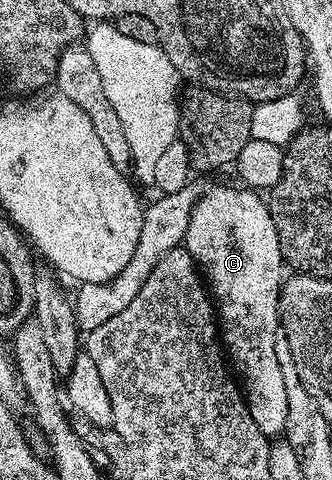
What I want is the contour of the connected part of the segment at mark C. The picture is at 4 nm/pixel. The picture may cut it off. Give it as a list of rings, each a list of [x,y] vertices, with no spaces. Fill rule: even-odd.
[[[237,186],[238,188],[212,188],[207,187],[205,192],[195,202],[193,210],[191,210],[191,220],[188,222],[188,228],[185,236],[184,246],[190,251],[190,257],[194,259],[198,265],[201,275],[204,277],[205,283],[208,285],[209,291],[212,293],[213,299],[216,301],[217,315],[220,317],[220,340],[224,345],[225,355],[228,357],[229,363],[232,365],[233,371],[236,373],[237,379],[240,381],[240,387],[246,398],[246,405],[252,414],[252,422],[256,422],[256,426],[268,438],[278,438],[286,431],[286,418],[288,414],[289,394],[286,389],[288,377],[282,366],[282,358],[278,355],[279,343],[276,340],[276,334],[280,330],[279,317],[279,289],[284,281],[284,261],[280,254],[280,242],[276,238],[276,226],[272,222],[272,214],[268,207],[267,201],[262,200],[257,191],[251,190],[245,186]]]

